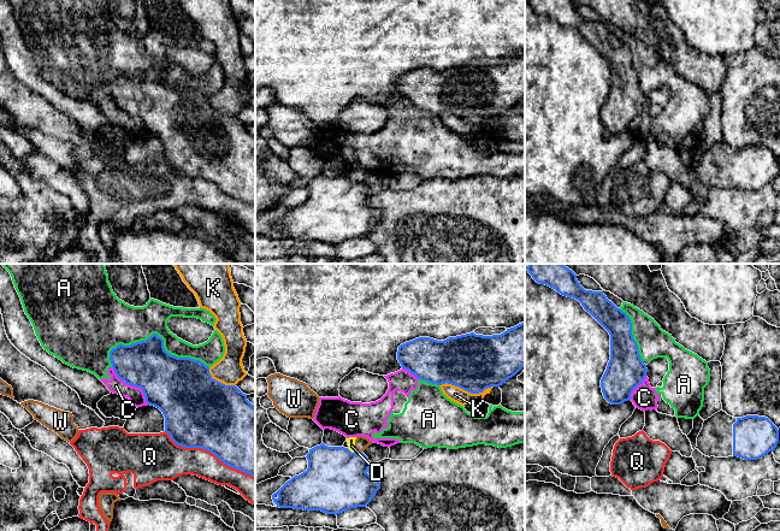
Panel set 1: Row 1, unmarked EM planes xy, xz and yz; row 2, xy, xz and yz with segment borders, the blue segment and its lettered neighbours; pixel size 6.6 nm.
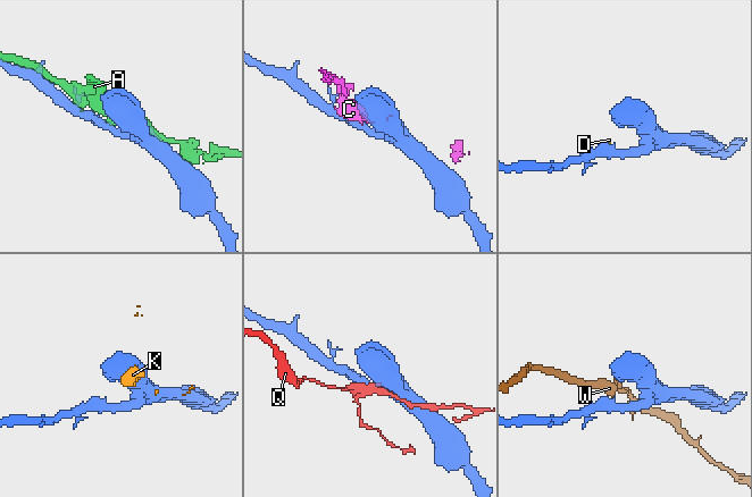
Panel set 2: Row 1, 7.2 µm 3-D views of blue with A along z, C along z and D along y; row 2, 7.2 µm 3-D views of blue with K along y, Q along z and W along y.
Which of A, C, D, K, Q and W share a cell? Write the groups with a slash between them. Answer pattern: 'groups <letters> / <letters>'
groups A C / D W / K / Q

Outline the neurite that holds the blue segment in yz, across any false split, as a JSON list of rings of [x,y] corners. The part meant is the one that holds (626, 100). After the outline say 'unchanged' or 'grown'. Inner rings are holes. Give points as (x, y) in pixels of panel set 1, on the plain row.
[[[527,0],[532,8],[563,26],[578,30],[610,65],[610,90],[601,110],[604,129],[611,135],[631,130],[632,122],[646,107],[632,65],[630,47],[607,29],[603,22],[585,20],[572,0]]] | unchanged

